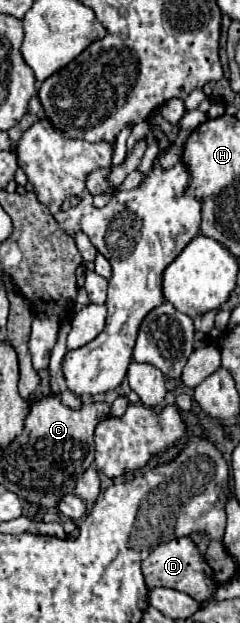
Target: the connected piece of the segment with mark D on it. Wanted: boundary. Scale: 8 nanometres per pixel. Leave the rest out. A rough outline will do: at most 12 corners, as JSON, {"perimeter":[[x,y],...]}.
{"perimeter":[[189,537],[159,545],[141,565],[145,585],[203,601],[211,569]]}

